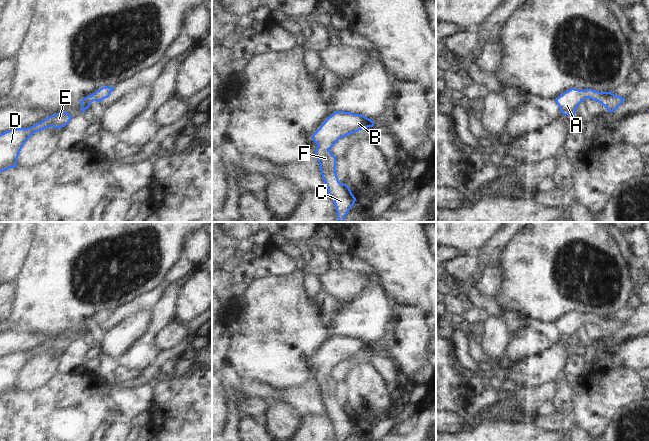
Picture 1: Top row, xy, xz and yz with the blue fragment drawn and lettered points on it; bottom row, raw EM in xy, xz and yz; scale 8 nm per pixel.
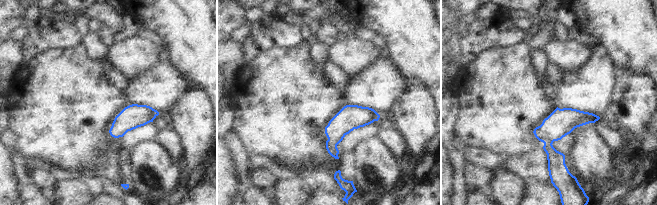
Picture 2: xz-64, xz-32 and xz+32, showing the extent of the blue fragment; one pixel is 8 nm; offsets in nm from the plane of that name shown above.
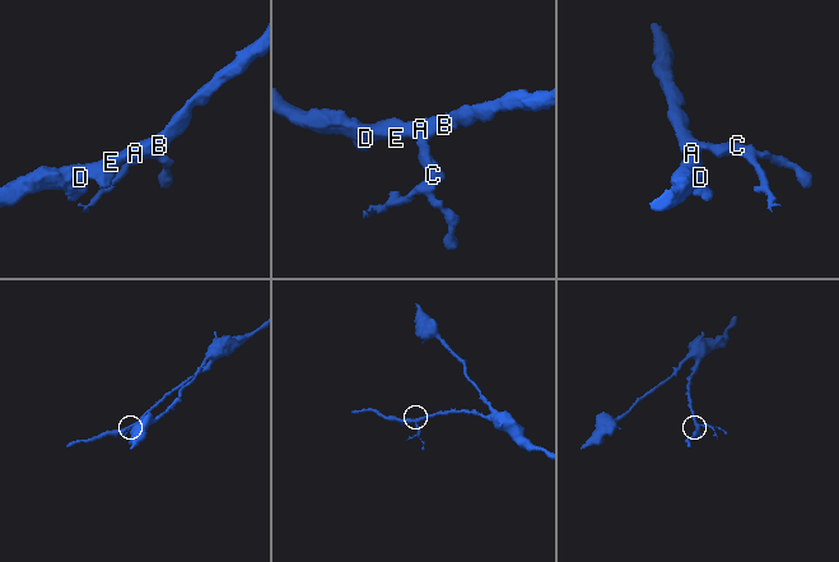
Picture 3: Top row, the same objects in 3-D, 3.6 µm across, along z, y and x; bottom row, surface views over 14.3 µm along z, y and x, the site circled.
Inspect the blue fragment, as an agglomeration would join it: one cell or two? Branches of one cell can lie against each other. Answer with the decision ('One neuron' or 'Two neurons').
One neuron.

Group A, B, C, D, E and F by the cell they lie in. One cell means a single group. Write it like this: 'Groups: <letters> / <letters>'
Groups: A B C D E F.

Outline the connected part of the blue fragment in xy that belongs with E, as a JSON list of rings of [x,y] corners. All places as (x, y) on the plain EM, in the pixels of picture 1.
[[[61,335],[27,353],[16,352],[0,358],[0,396],[17,391],[19,377],[34,357],[49,351],[65,351],[72,342],[67,336]]]

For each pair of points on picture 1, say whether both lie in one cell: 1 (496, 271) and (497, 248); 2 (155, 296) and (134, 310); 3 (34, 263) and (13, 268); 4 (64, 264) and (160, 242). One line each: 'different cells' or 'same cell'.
1: different cells
2: same cell
3: different cells
4: same cell

